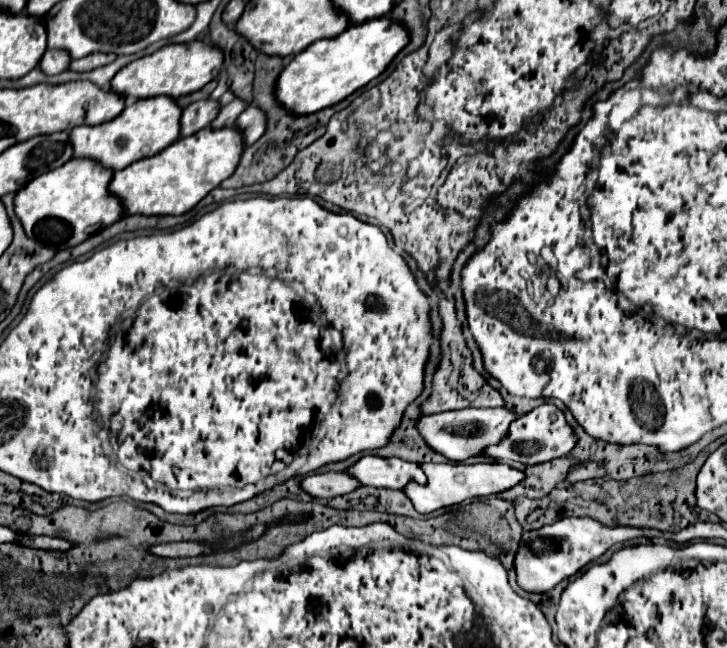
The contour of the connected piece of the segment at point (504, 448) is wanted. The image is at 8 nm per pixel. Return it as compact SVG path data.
M542 404L542 406L534 408L532 412L518 416L510 424L508 436L504 436L504 440L500 440L500 444L488 446L484 450L484 454L504 460L504 462L520 462L520 464L528 466L528 464L540 464L540 462L550 462L554 458L562 458L574 448L574 444L576 444L576 436L572 432L572 428L568 426L568 422L564 420L564 412L558 410L554 404Z

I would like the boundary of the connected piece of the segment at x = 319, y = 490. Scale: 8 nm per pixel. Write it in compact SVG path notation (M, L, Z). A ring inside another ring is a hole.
M326 472L326 474L312 474L302 478L300 488L316 498L334 498L338 494L348 494L356 490L358 482L346 472Z

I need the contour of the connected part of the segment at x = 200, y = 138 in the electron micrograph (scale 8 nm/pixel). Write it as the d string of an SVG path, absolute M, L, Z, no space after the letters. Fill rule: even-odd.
M236 126L220 130L204 128L192 136L180 138L176 144L168 146L166 152L158 152L152 158L138 160L116 172L110 182L110 190L122 198L126 214L180 216L218 188L226 176L236 172L236 164L240 164L240 152L244 152L244 148L242 132Z

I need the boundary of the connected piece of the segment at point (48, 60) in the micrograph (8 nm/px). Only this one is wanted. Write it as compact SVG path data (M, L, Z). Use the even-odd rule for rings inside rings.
M48 50L48 52L42 56L42 60L40 60L40 68L42 68L46 74L54 76L54 74L60 74L60 72L68 70L68 68L70 68L70 62L72 62L72 60L68 60L68 52Z

